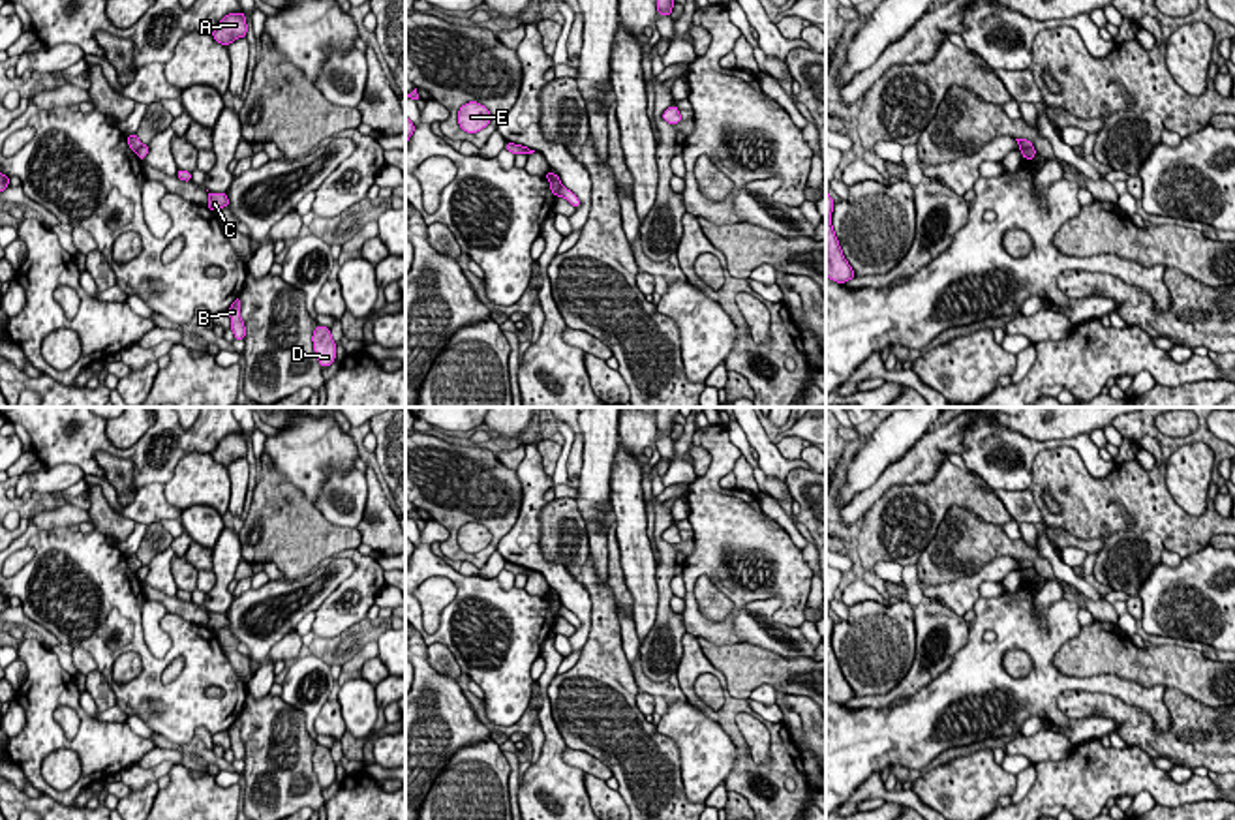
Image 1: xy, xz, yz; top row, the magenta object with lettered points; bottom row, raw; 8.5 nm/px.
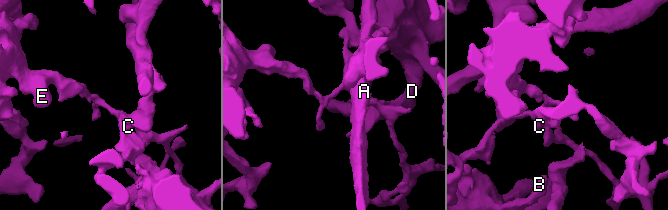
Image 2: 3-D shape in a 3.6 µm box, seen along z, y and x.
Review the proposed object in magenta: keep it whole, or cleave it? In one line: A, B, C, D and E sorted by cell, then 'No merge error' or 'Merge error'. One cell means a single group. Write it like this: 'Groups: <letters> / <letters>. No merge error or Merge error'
Groups: A B D E / C. Merge error

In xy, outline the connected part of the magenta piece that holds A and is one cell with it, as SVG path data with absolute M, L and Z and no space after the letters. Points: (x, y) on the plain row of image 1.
M242 432L225 435L220 445L212 450L212 458L221 463L229 465L238 458L246 458L248 445L246 435Z

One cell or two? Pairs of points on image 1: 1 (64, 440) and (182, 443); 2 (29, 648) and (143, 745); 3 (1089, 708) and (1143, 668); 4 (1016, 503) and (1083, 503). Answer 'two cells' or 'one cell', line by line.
1: one cell
2: one cell
3: two cells
4: two cells

